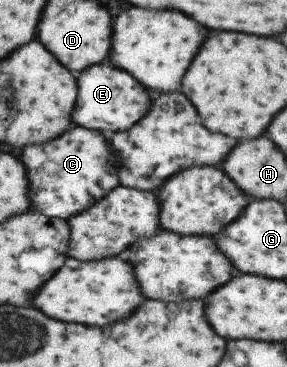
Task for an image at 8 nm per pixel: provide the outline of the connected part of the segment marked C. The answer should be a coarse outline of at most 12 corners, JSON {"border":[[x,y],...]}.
{"border":[[100,132],[24,148],[30,200],[68,221],[120,185]]}

